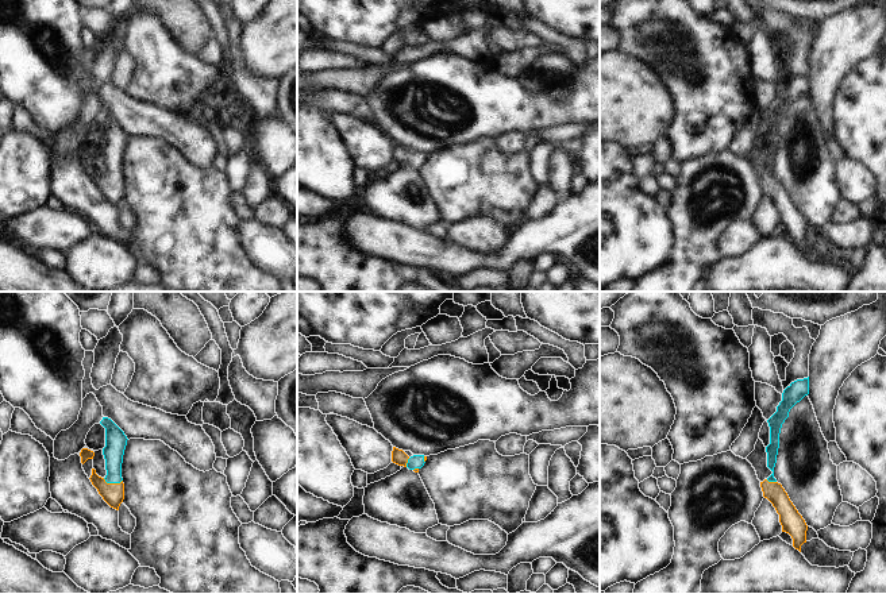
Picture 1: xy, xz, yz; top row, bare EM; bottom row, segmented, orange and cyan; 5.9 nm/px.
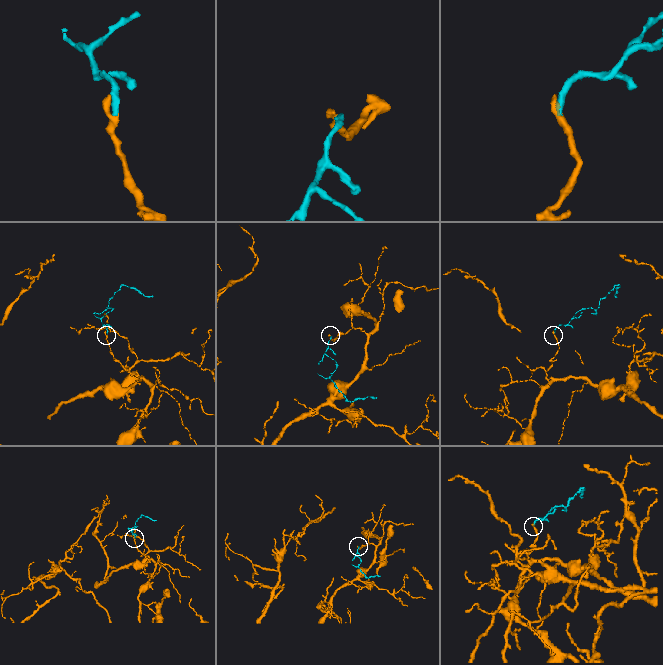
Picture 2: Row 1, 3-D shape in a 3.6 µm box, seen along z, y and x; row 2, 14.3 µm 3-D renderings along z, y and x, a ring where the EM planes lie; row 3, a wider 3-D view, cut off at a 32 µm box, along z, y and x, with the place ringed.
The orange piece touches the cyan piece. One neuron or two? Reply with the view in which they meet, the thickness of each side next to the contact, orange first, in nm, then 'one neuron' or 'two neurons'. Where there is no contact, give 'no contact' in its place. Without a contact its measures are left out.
xy | 130/130 nm | one neuron

